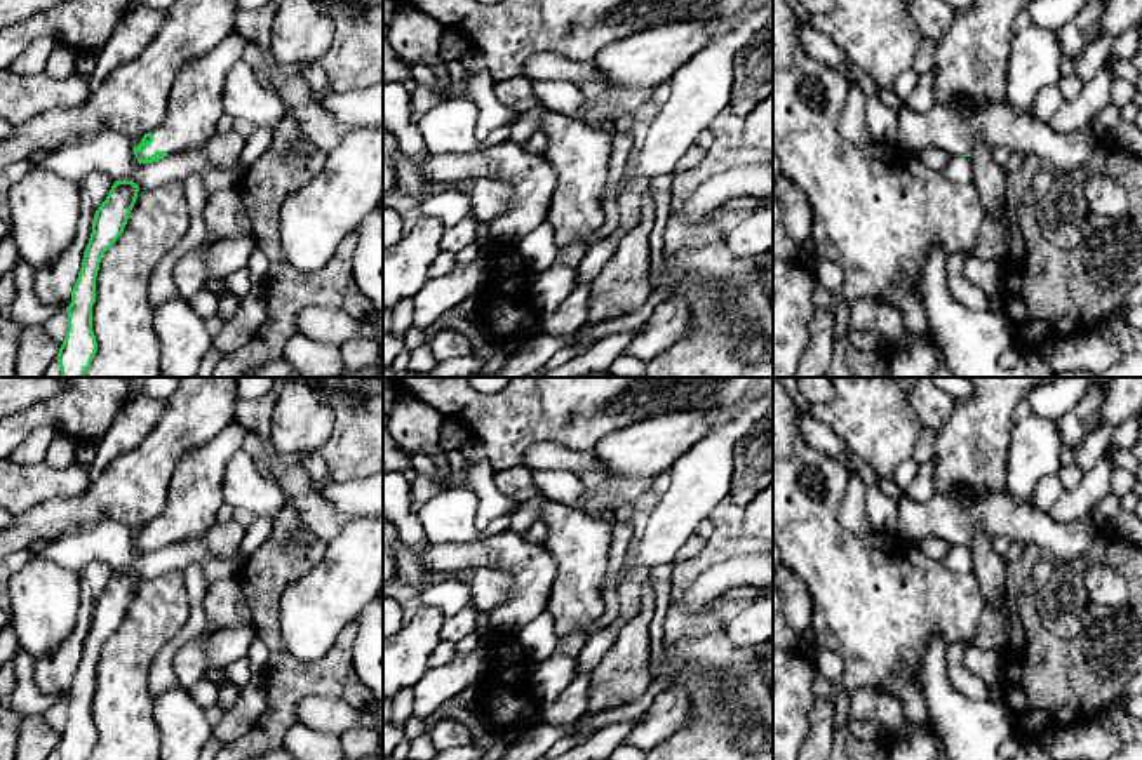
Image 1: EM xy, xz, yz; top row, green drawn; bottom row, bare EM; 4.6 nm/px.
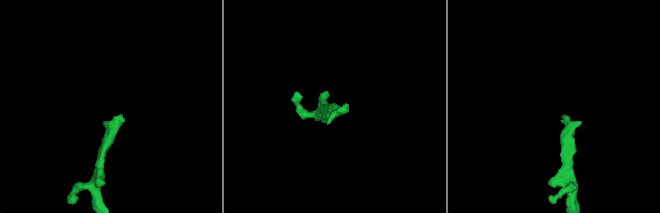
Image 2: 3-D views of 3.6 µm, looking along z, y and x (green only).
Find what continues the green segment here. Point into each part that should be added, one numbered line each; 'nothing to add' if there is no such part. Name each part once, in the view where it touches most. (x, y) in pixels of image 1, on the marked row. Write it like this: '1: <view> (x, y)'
1: xy (195, 103)

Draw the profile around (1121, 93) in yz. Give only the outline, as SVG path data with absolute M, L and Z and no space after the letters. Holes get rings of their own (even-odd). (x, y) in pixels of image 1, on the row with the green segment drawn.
M1112 78L1111 82L1111 104L1114 104L1118 110L1126 106L1128 103L1133 103L1133 97L1137 94L1137 87L1132 82Z

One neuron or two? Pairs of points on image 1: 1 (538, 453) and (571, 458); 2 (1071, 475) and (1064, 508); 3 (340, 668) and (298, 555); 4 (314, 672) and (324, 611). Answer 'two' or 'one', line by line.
1: one
2: two
3: one
4: two

